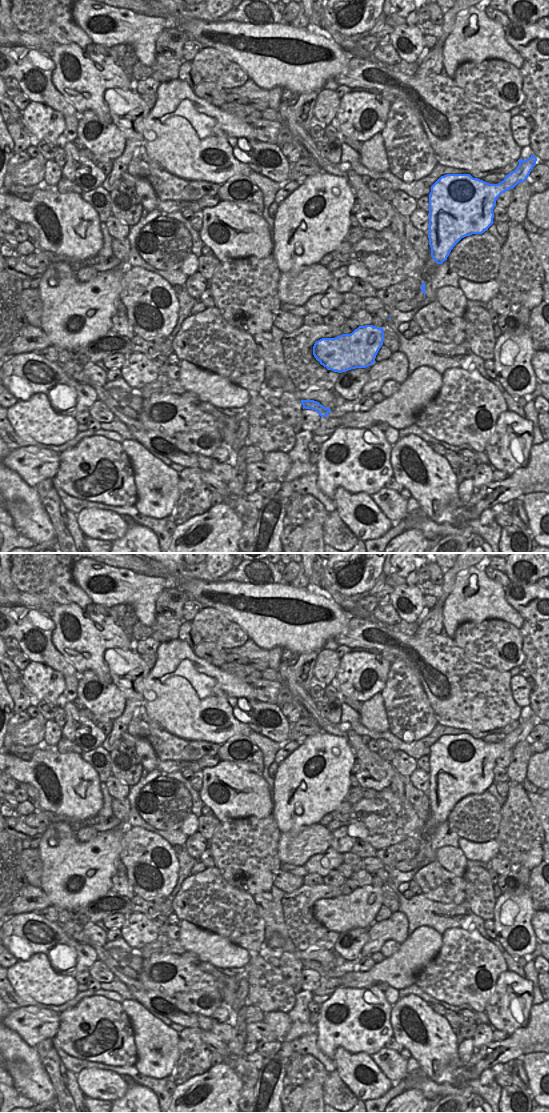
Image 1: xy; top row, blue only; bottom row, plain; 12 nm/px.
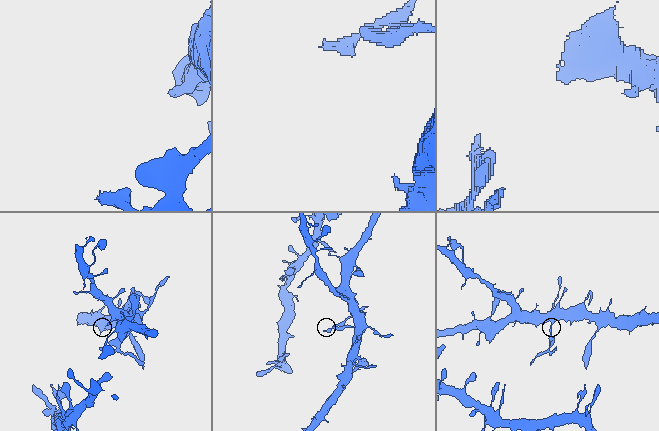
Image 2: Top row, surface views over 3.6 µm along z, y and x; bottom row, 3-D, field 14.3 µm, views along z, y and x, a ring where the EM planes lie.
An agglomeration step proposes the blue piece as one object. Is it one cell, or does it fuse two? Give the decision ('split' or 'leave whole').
split

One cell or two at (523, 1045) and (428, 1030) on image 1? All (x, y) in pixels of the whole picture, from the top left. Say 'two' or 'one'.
one

